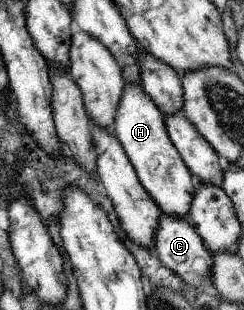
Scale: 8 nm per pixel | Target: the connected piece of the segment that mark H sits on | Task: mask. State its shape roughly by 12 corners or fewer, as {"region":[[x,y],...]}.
{"region":[[126,84],[114,136],[144,189],[188,218],[198,183],[166,117]]}

